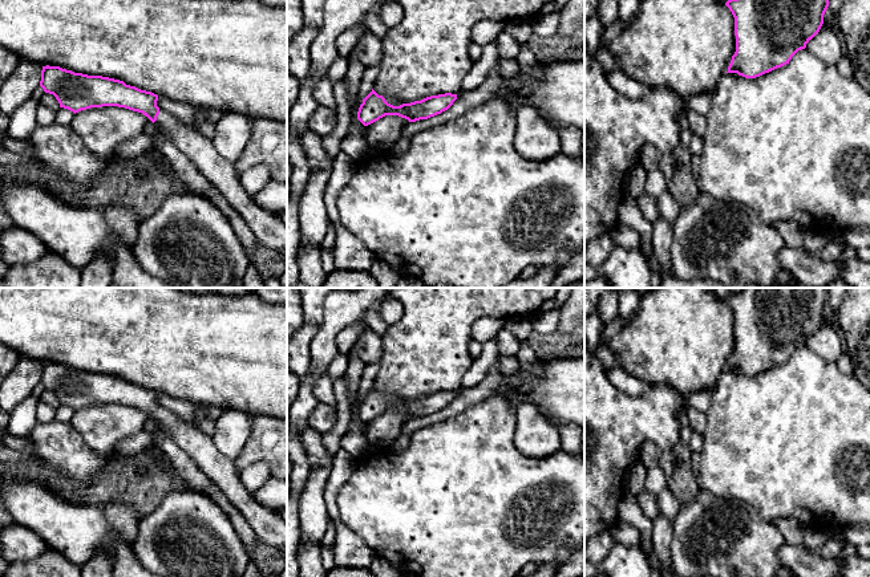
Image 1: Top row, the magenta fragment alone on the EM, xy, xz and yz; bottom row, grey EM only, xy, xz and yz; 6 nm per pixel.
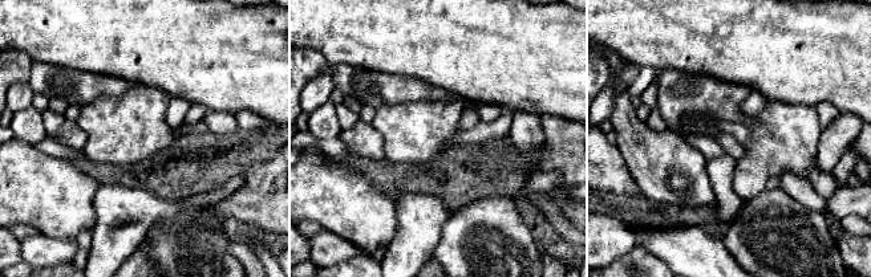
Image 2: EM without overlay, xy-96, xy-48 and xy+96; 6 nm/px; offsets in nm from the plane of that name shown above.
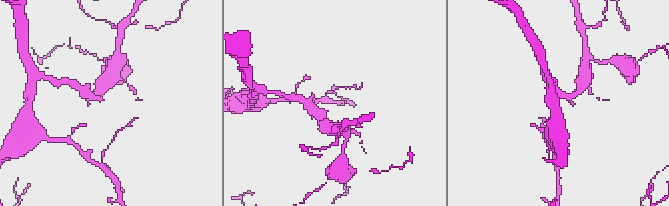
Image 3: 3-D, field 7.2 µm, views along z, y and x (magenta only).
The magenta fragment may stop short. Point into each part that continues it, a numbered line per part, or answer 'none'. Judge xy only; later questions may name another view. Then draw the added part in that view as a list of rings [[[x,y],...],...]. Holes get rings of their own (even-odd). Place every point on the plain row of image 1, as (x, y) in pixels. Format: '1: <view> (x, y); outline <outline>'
1: xy (270, 528); outline [[[159,407],[151,426],[169,432],[178,447],[198,464],[201,471],[243,515],[260,543],[278,548],[287,545],[287,523],[279,512],[254,500],[251,492],[242,484],[234,460],[218,451],[211,436],[165,407]]]

